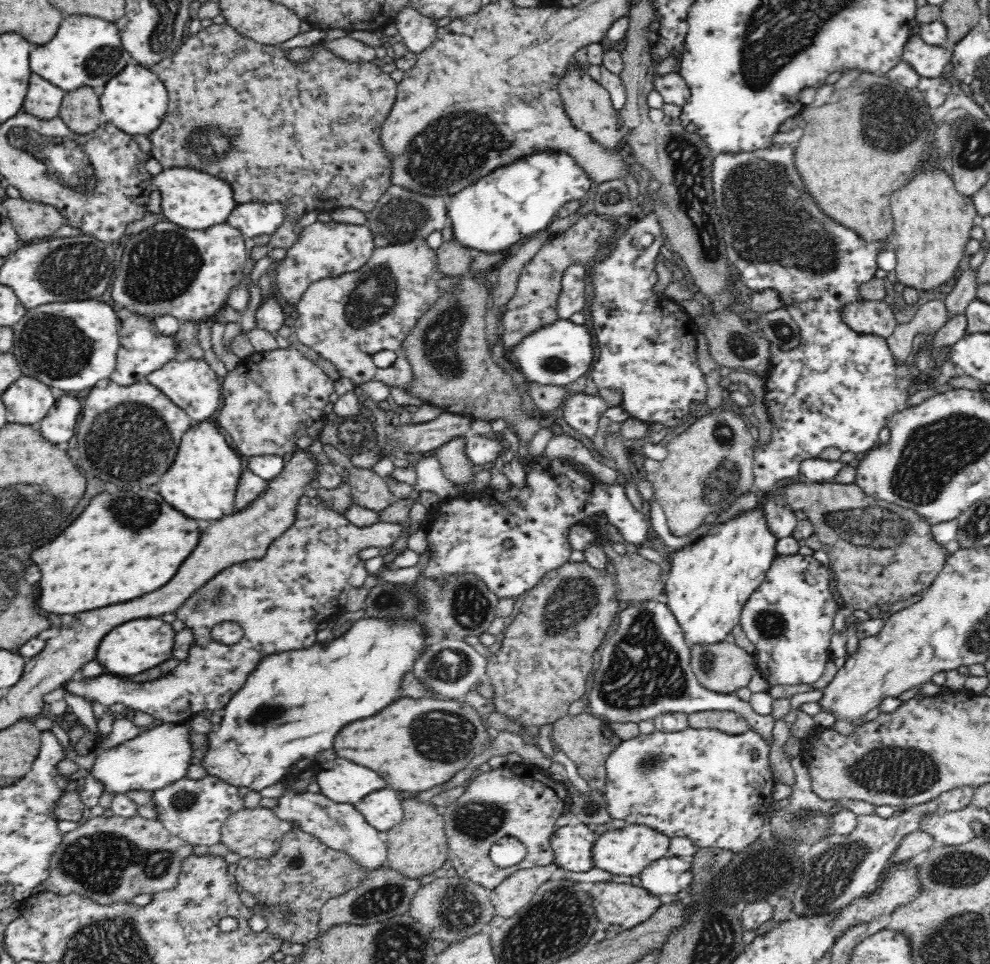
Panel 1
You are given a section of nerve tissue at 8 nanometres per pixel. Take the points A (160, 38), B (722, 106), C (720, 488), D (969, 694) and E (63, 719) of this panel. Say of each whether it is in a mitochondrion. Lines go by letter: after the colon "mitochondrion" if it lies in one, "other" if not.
A: mitochondrion
B: other
C: mitochondrion
D: other
E: other

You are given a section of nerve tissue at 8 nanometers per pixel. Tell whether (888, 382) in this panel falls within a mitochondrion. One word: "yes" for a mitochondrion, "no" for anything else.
no

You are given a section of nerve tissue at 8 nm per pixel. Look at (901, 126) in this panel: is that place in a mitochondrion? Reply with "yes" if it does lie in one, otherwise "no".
yes

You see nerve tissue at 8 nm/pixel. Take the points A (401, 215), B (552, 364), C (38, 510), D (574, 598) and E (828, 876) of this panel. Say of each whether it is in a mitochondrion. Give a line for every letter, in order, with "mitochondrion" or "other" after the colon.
A: mitochondrion
B: mitochondrion
C: mitochondrion
D: mitochondrion
E: mitochondrion

